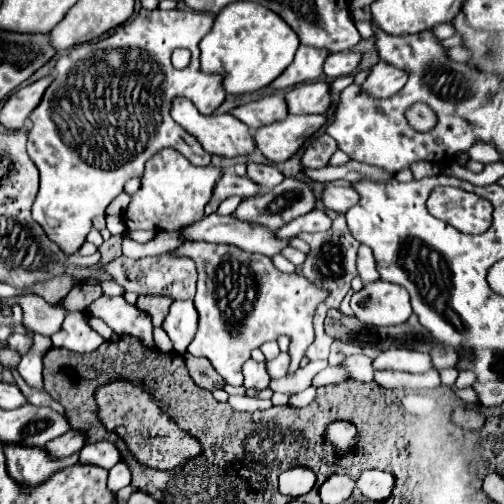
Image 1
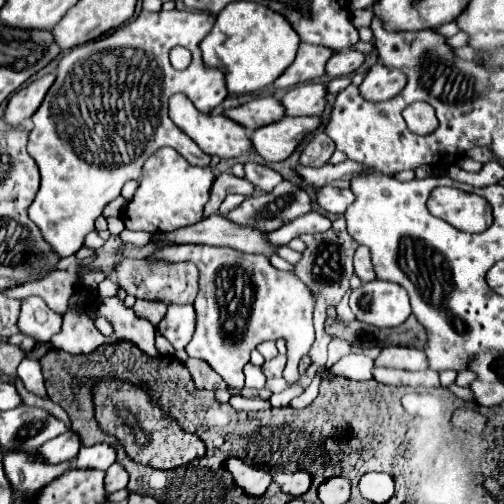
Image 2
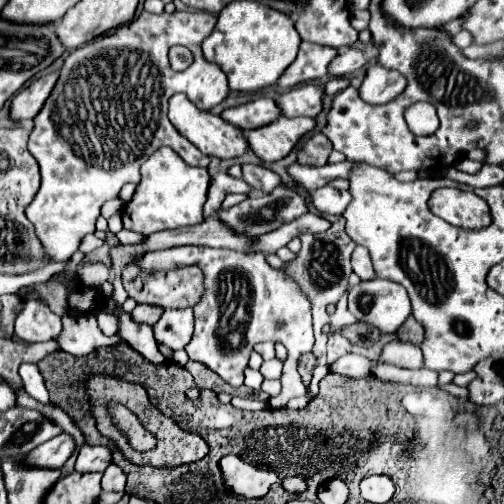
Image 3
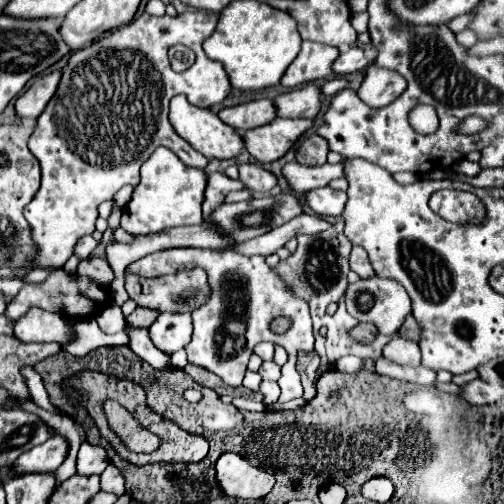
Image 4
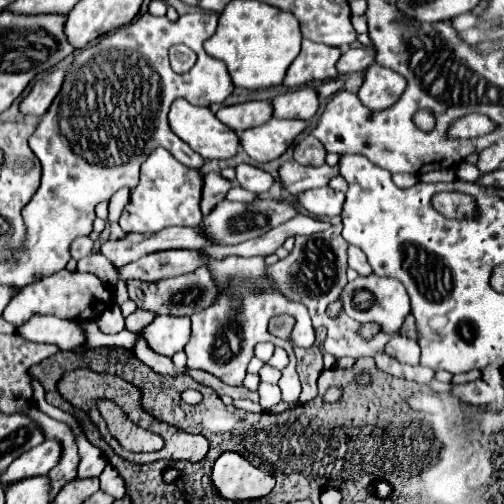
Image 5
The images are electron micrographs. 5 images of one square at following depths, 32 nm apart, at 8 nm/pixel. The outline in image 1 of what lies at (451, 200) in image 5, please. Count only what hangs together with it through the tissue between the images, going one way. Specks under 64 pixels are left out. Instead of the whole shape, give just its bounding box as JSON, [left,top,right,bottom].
[428,186,492,234]

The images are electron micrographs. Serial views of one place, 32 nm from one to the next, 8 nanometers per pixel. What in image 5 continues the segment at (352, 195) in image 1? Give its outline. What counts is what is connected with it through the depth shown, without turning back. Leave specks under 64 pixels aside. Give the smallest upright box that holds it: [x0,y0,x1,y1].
[298,186,346,216]

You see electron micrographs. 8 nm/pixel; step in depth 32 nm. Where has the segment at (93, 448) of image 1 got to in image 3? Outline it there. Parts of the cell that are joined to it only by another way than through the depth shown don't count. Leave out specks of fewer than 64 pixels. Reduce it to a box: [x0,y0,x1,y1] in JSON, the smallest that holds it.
[76,446,112,472]

